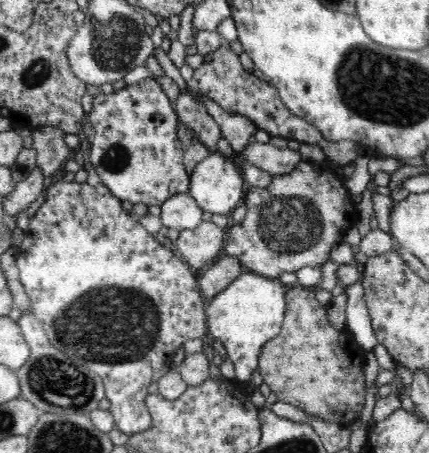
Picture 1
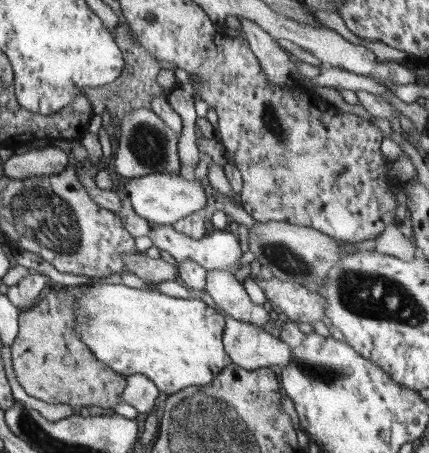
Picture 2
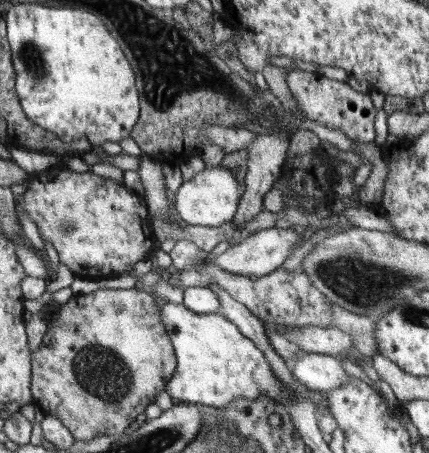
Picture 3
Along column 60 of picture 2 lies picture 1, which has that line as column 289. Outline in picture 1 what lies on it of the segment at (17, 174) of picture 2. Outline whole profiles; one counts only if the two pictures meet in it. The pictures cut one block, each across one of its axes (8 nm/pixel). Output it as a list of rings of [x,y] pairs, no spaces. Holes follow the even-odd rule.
[[[248,144],[242,152],[246,162],[258,166],[260,170],[272,174],[272,176],[282,176],[282,174],[290,174],[298,162],[302,162],[302,156],[298,150],[290,150],[290,148],[276,148],[272,144]]]

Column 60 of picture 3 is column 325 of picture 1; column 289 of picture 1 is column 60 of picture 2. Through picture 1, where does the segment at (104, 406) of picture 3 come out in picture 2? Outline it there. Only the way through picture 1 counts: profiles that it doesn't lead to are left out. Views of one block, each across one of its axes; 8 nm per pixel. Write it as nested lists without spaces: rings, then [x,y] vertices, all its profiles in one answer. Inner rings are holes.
[[[49,292],[37,306],[19,312],[17,336],[11,344],[11,366],[15,380],[27,396],[47,404],[67,404],[79,414],[79,408],[97,406],[109,410],[119,404],[125,378],[113,374],[101,362],[93,360],[89,350],[73,334],[73,296],[69,292]]]

